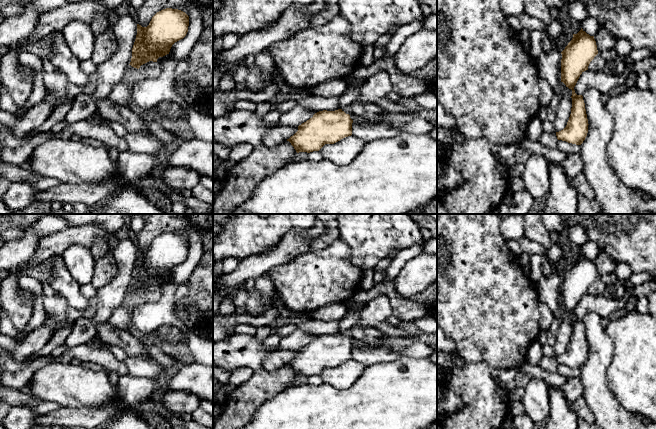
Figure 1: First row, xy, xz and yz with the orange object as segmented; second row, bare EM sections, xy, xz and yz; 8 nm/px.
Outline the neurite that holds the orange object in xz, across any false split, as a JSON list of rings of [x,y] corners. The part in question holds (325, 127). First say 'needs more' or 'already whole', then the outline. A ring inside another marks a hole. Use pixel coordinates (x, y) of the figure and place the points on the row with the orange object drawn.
needs more | [[[350,105],[335,111],[319,111],[298,126],[298,131],[287,141],[297,153],[319,151],[325,144],[334,144],[352,135]]]

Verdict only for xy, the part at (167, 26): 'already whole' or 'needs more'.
already whole

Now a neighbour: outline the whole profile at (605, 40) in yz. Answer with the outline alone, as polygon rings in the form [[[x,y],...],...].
[[[599,25],[599,28],[594,36],[594,39],[596,41],[598,54],[590,62],[588,70],[600,71],[603,70],[609,63],[609,61],[606,61],[601,56],[601,52],[604,50],[614,49],[617,38],[602,25]]]

